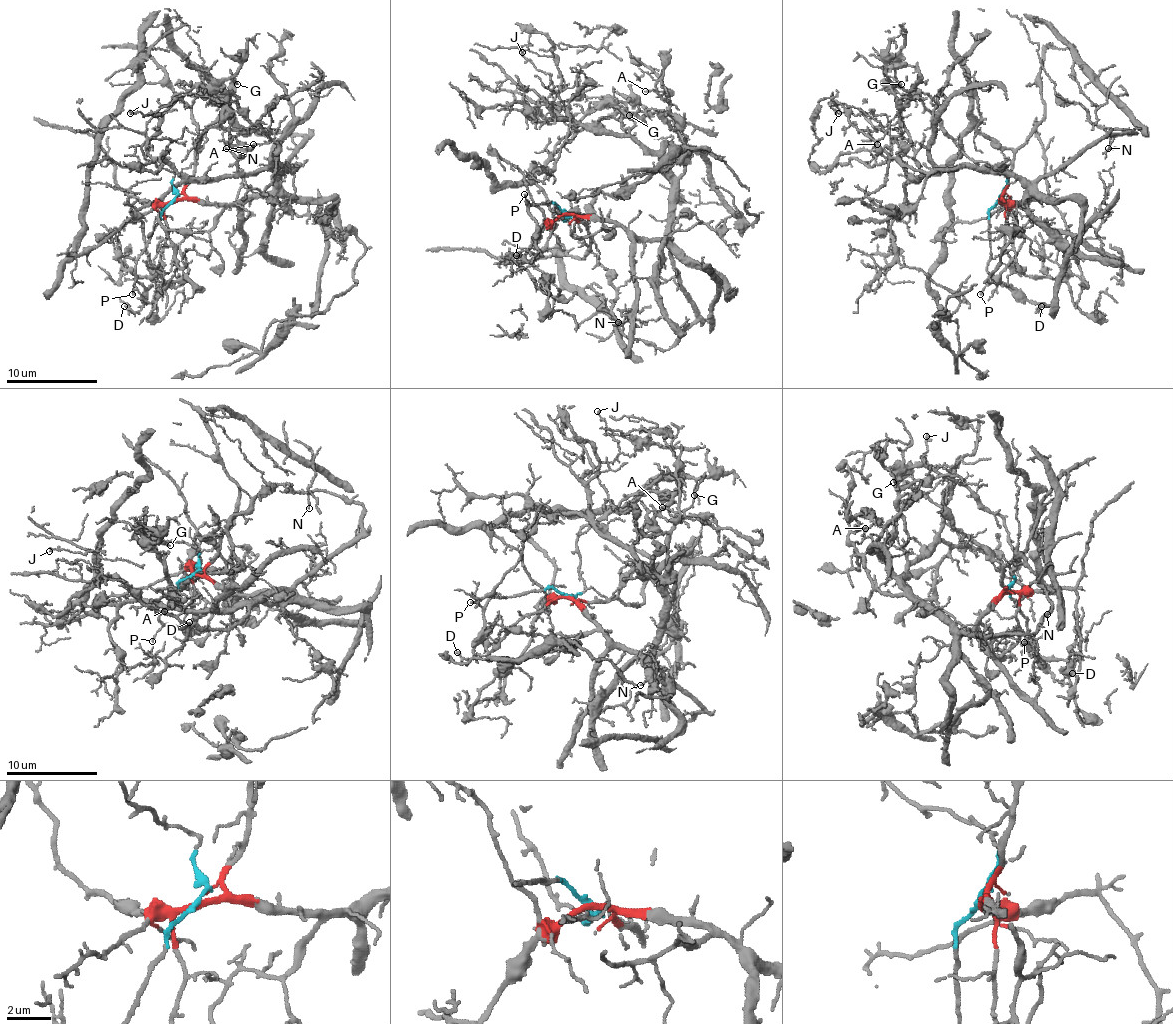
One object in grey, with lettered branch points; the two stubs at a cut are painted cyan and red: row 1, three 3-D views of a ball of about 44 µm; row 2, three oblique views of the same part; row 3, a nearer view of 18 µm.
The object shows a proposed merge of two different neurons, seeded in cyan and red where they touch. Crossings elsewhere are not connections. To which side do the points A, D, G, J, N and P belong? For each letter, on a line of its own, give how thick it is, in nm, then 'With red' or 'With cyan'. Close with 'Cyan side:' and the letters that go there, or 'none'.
A: Thickness 120 nm. With red
D: Thickness 160 nm. With cyan
G: Thickness 130 nm. With cyan
J: Thickness 90 nm. With red
N: Thickness 90 nm. With red
P: Thickness 130 nm. With cyan
Cyan side: D, G, P

